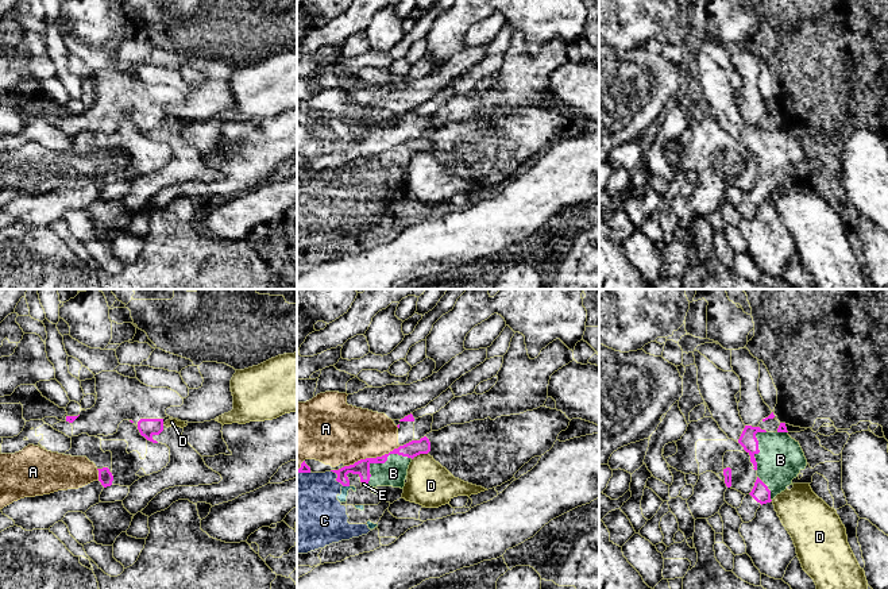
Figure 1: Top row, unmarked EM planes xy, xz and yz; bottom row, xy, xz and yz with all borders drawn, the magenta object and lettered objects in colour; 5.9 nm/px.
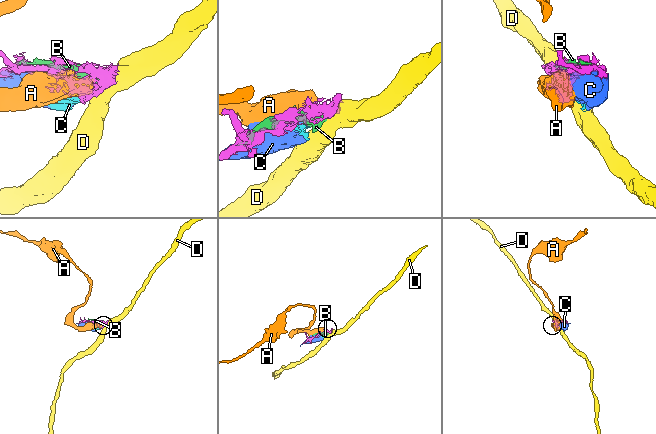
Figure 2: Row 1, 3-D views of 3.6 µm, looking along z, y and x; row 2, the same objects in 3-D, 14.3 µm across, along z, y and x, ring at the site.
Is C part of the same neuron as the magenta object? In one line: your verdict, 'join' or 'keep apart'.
join

